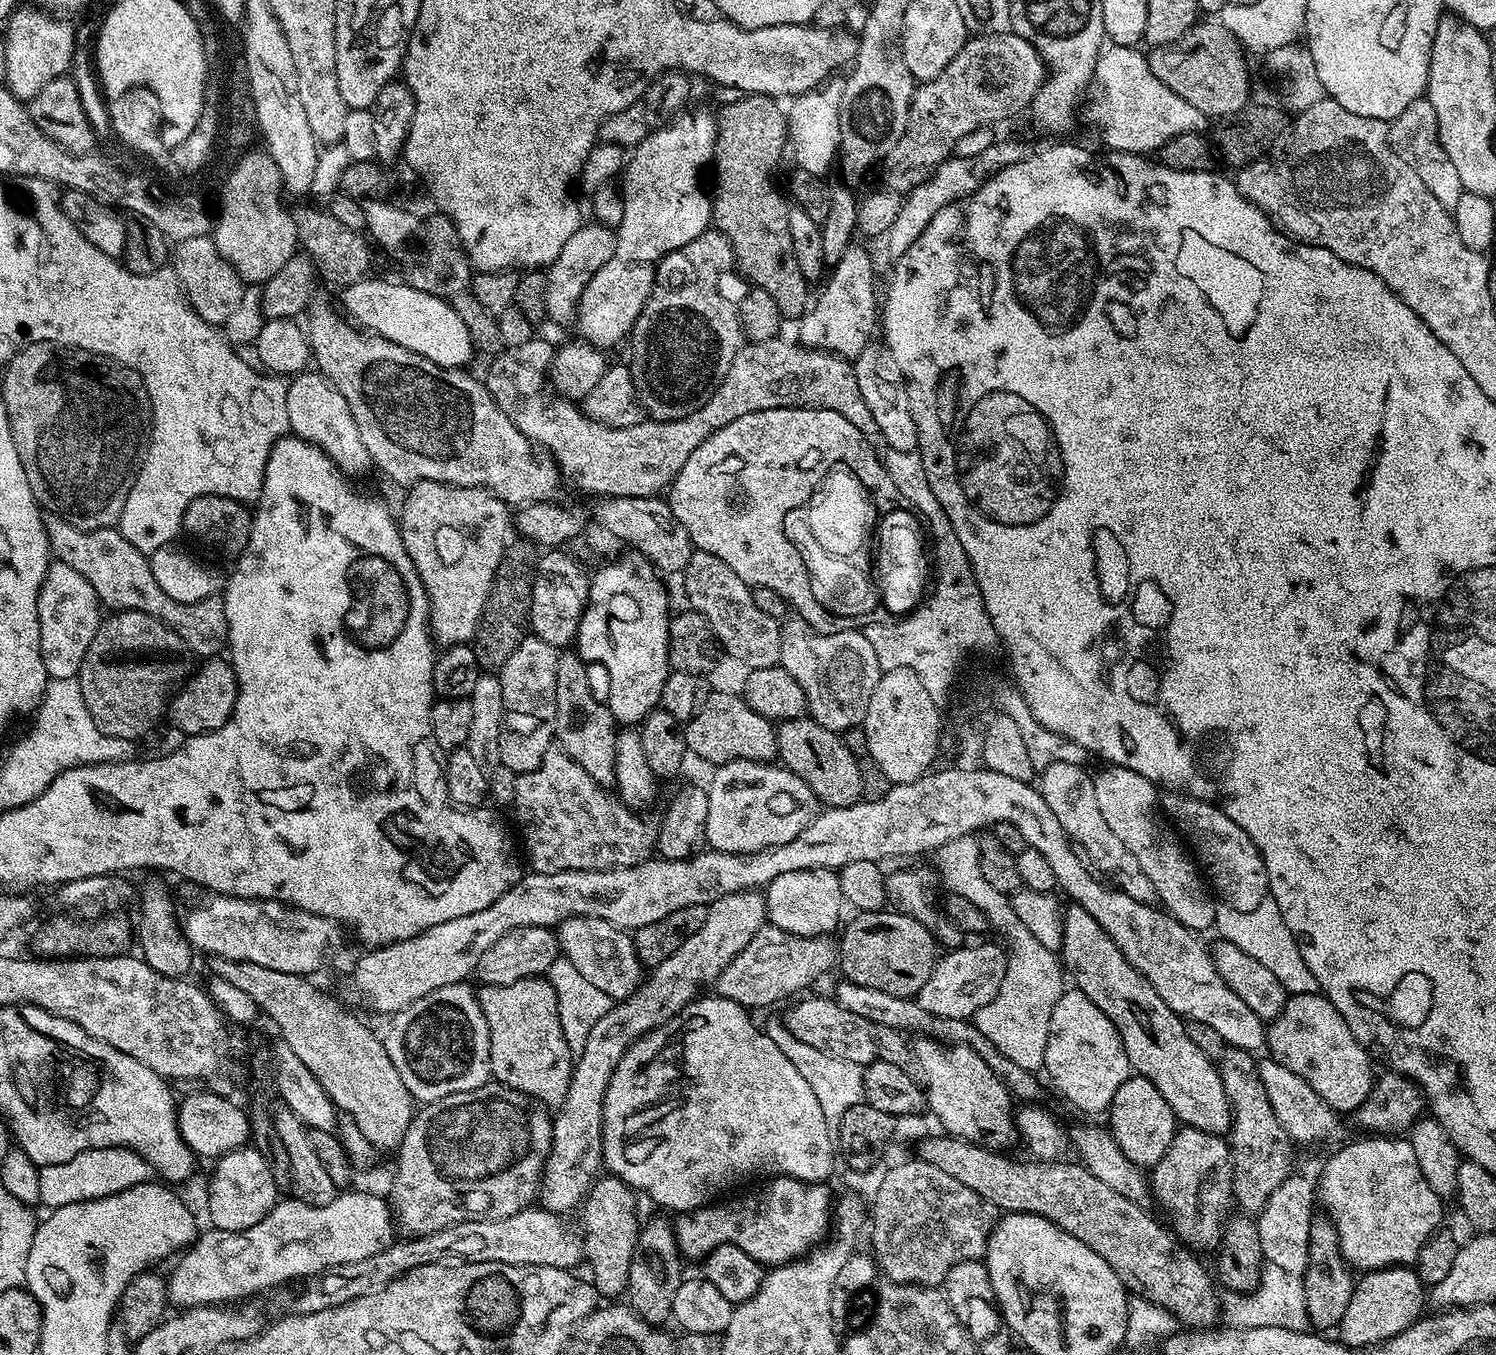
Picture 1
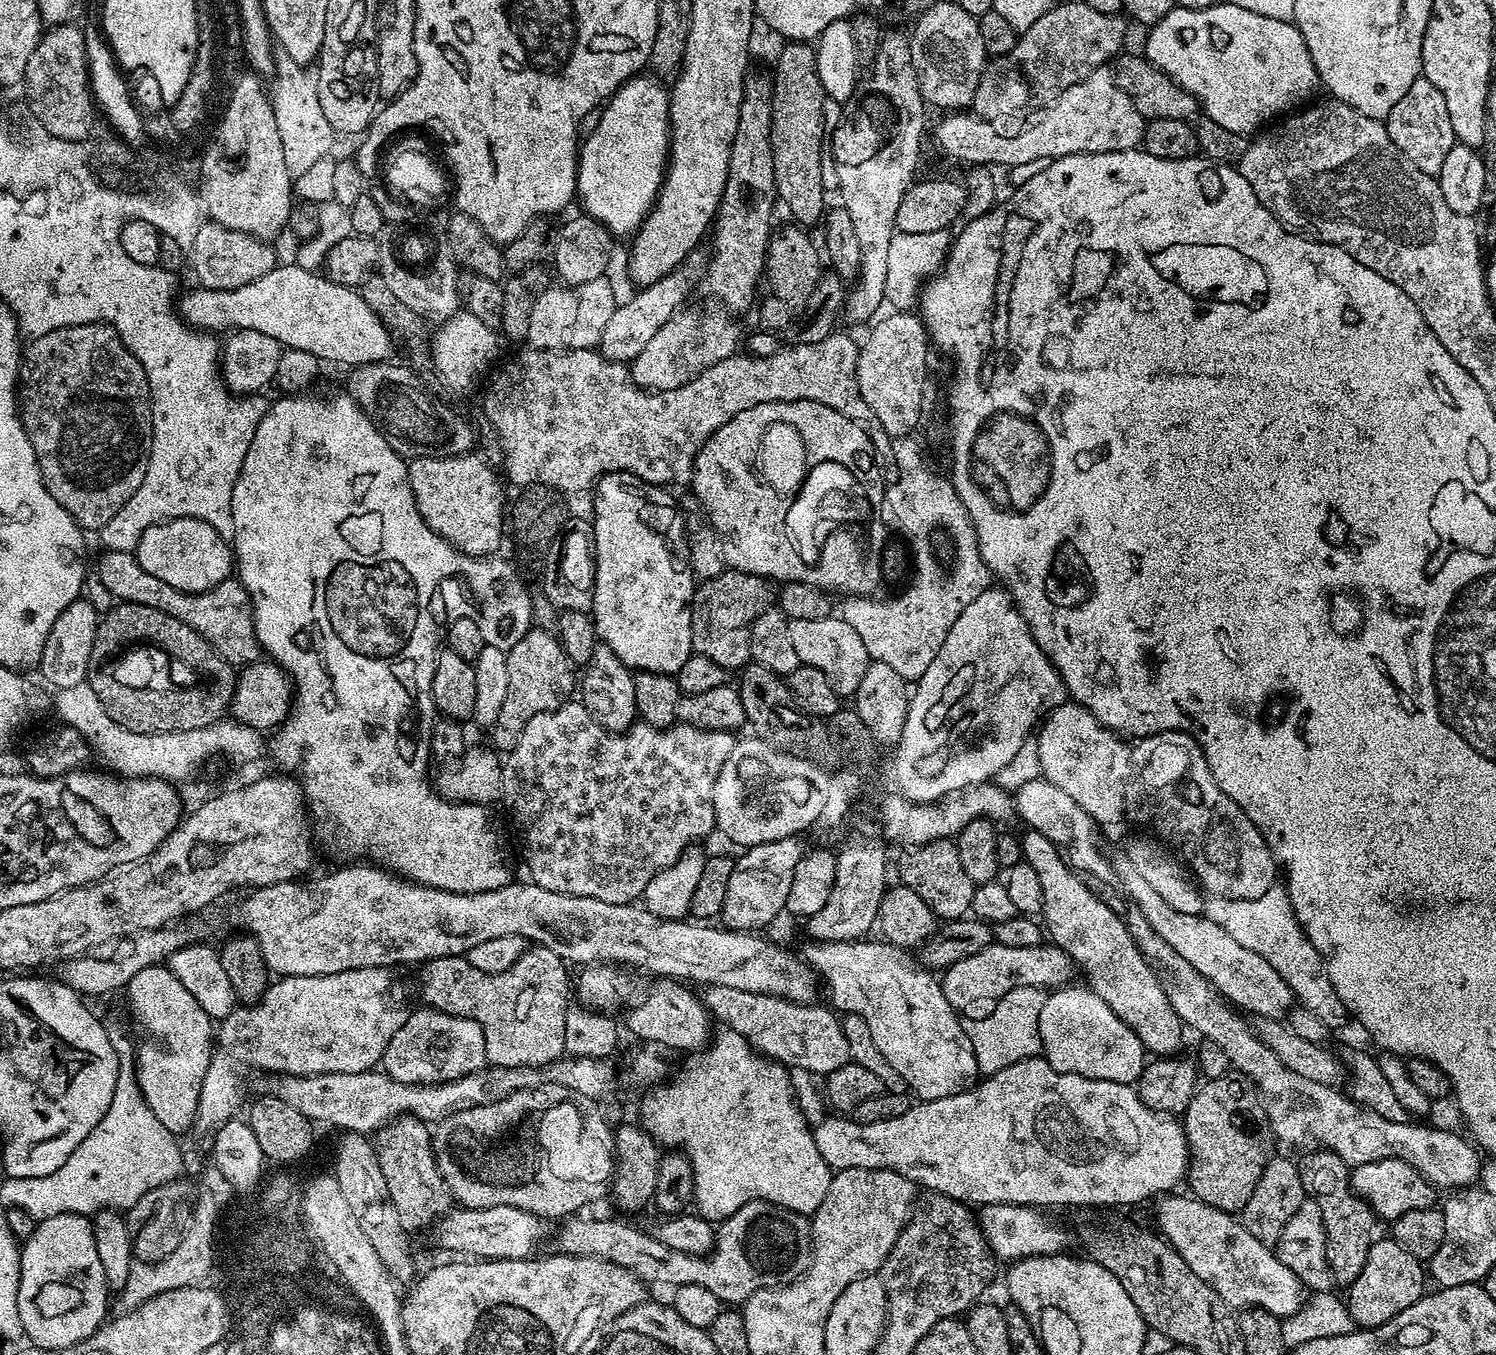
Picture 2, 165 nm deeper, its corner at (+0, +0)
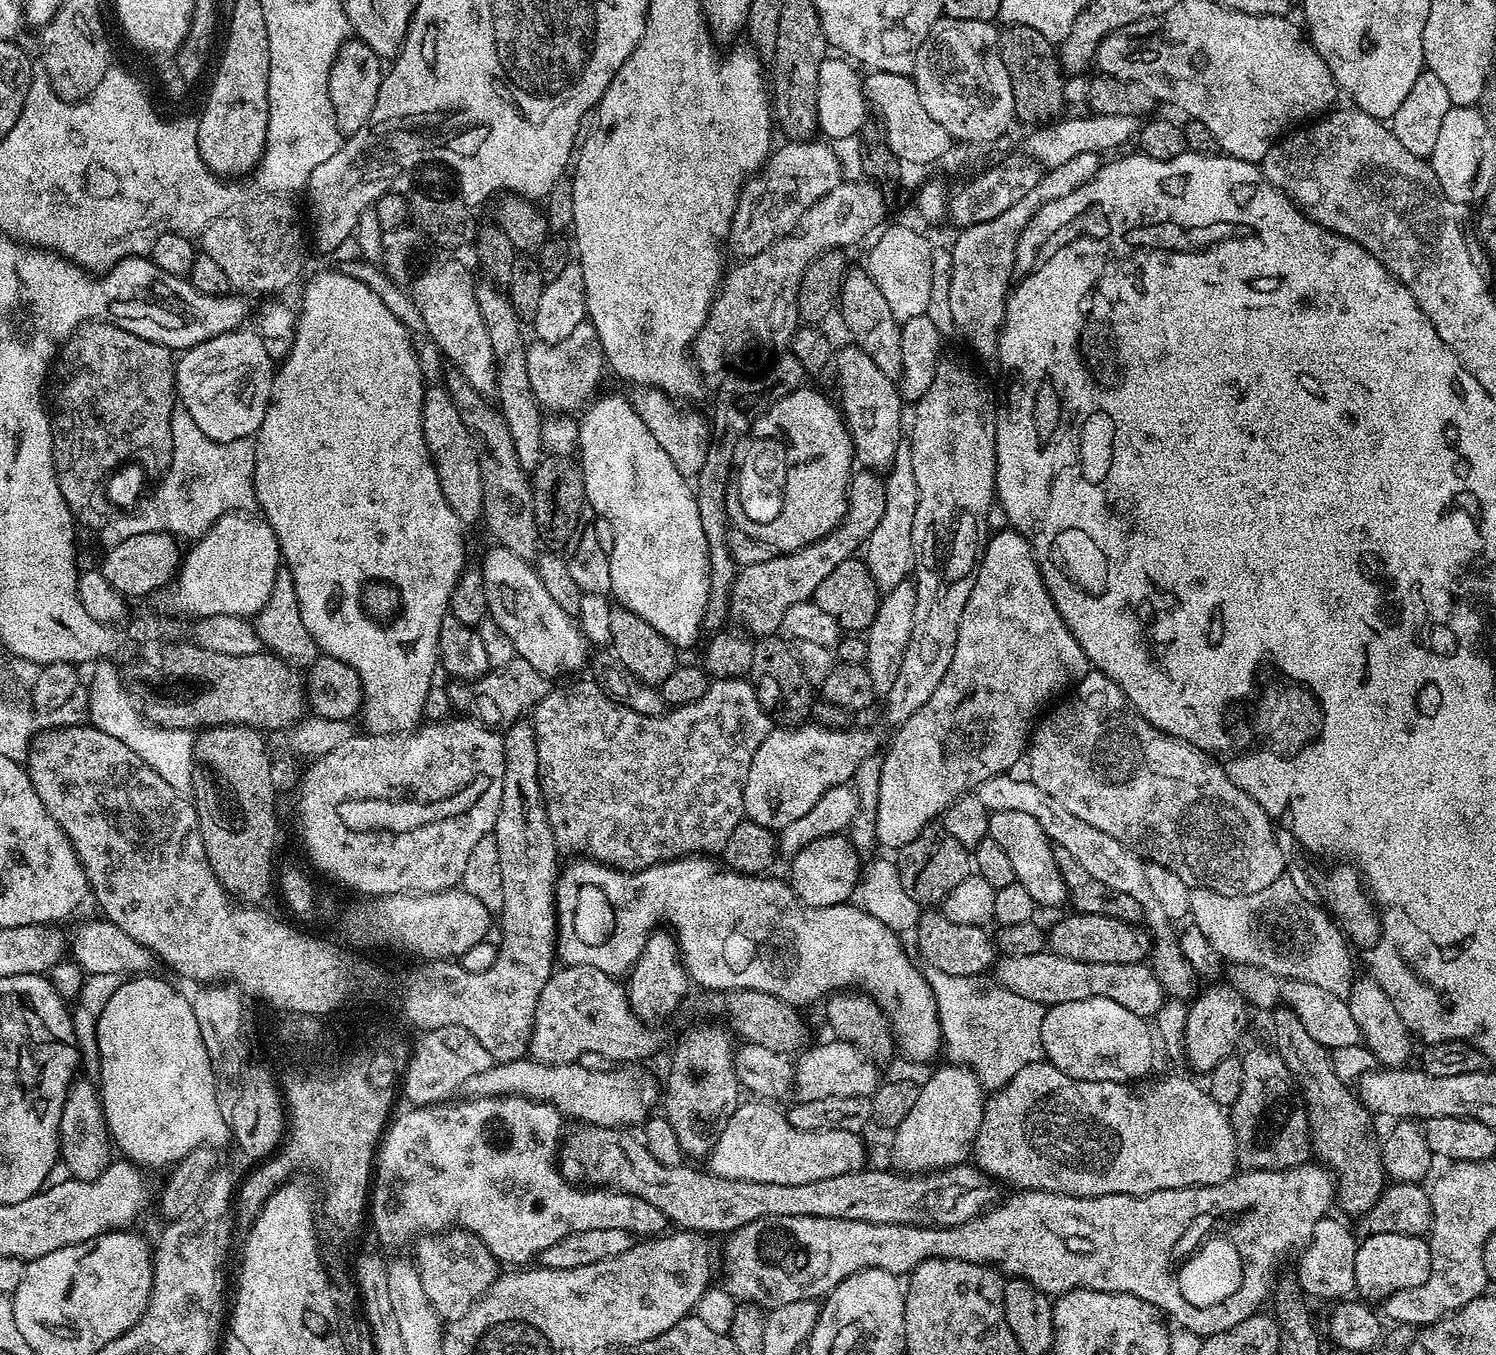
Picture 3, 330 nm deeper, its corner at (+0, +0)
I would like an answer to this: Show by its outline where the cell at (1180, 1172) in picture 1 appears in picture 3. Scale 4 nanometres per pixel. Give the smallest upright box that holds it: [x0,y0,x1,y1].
[1230,1047,1313,1172]

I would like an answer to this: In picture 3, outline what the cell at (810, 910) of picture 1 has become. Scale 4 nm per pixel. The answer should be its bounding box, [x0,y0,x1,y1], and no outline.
[786,835,862,906]

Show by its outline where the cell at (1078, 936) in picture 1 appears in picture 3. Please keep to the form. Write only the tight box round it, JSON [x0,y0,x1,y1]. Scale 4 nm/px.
[988,810,1069,909]

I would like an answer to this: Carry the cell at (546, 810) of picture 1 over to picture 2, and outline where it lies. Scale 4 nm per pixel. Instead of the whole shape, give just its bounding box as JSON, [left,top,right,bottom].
[500,702,737,904]

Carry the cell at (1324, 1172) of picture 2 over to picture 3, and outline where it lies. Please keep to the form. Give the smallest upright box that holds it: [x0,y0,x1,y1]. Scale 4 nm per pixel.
[1271,1006,1386,1218]

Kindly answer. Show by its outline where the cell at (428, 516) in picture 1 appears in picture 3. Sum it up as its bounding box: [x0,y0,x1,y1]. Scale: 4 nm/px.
[422,385,484,522]

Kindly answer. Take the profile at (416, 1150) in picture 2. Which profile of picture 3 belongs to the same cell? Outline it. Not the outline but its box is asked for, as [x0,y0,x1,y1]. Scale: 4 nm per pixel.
[414,1227,500,1322]

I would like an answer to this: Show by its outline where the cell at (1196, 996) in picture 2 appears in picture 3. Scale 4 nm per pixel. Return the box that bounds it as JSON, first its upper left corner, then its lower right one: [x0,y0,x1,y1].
[974,774,1190,997]

